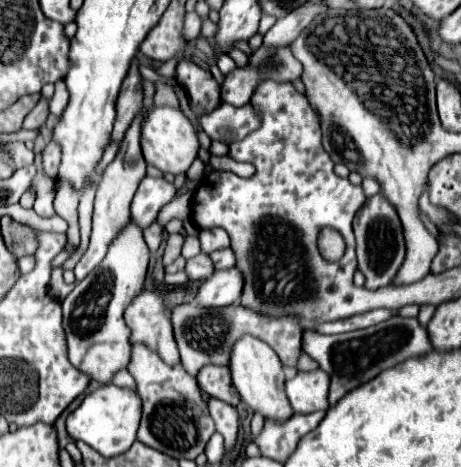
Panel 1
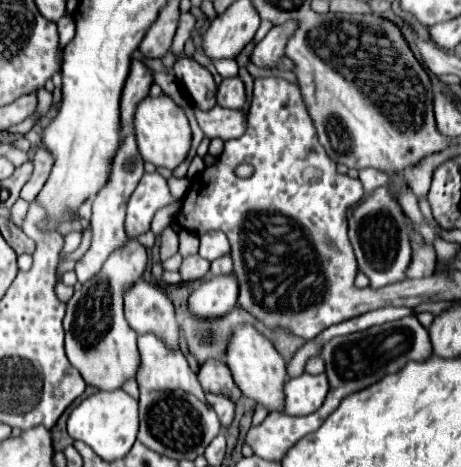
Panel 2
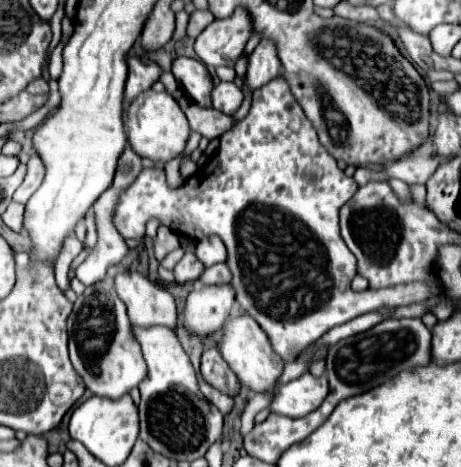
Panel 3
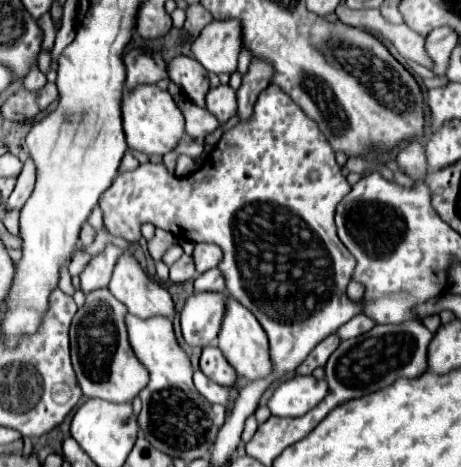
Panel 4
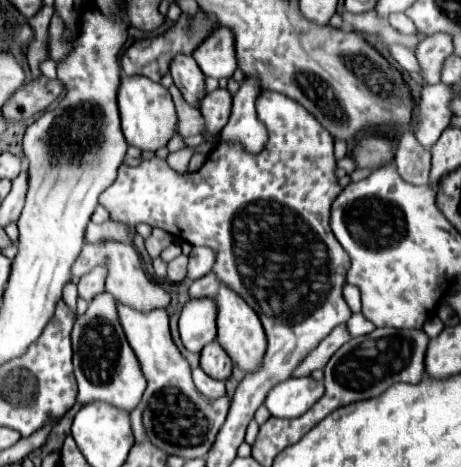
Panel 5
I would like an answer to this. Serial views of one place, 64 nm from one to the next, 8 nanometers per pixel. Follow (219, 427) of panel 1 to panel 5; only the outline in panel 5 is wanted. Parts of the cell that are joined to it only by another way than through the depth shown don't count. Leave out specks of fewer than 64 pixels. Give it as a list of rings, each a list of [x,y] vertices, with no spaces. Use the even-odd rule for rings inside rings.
[[[200,368],[192,370],[192,378],[194,378],[196,388],[198,388],[206,398],[210,398],[210,400],[216,400],[216,398],[220,398],[220,396],[224,396],[224,394],[226,394],[224,382],[210,378],[210,376],[208,376],[208,374],[204,374]]]

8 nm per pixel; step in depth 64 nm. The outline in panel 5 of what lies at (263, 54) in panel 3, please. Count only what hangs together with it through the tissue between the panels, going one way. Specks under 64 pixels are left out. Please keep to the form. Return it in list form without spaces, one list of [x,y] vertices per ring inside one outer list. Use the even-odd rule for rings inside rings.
[[[252,76],[244,78],[244,82],[240,84],[240,90],[234,94],[232,116],[220,136],[220,140],[240,142],[248,152],[254,152],[254,154],[264,148],[266,138],[268,138],[268,132],[264,124],[260,124],[254,110],[254,102],[260,90],[262,90],[260,84],[256,84]]]

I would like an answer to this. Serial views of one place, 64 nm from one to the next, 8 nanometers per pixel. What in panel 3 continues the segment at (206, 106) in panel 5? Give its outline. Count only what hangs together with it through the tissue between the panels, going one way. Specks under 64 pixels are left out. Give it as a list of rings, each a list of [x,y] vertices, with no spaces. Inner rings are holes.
[[[220,82],[212,90],[212,106],[224,114],[234,114],[242,104],[242,88],[234,82]]]

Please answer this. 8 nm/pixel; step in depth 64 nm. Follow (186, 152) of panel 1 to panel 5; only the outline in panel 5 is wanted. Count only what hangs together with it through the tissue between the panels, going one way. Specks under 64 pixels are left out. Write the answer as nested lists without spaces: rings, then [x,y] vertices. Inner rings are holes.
[[[122,76],[118,90],[118,108],[122,118],[122,132],[128,146],[156,152],[158,148],[164,148],[176,134],[176,108],[172,104],[172,96],[158,82],[152,82],[144,76]]]

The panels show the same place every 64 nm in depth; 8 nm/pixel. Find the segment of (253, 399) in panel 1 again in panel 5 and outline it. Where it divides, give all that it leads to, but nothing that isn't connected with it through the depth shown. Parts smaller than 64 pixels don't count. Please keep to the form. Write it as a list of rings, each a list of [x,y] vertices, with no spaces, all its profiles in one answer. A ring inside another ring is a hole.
[[[224,284],[220,286],[216,294],[216,304],[218,304],[218,338],[216,338],[218,344],[224,348],[224,352],[228,352],[228,356],[240,370],[244,370],[246,374],[256,372],[266,352],[266,336],[262,332],[262,324],[256,312],[236,292],[232,292]]]

